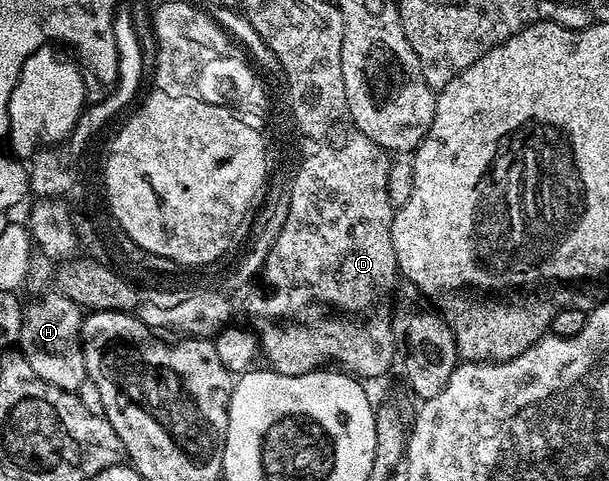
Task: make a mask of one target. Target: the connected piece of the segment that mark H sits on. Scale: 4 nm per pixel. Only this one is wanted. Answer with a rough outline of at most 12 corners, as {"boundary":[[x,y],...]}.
{"boundary":[[58,290],[24,308],[38,378],[79,393],[82,309]]}

